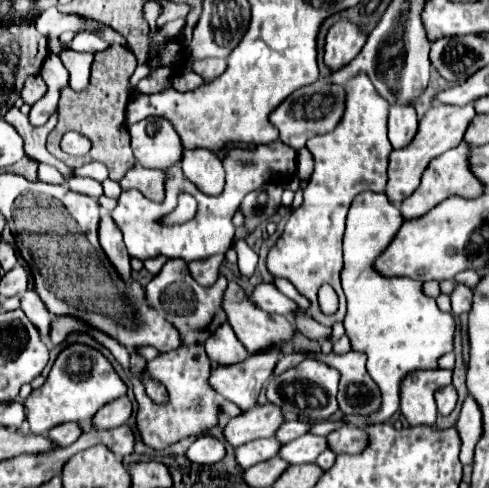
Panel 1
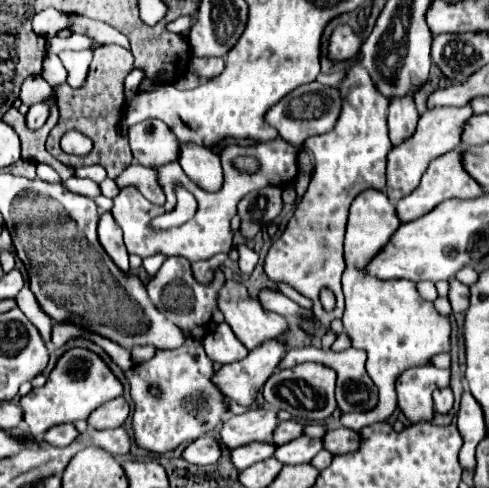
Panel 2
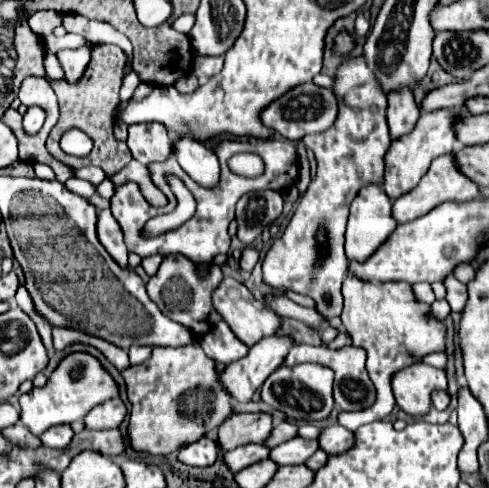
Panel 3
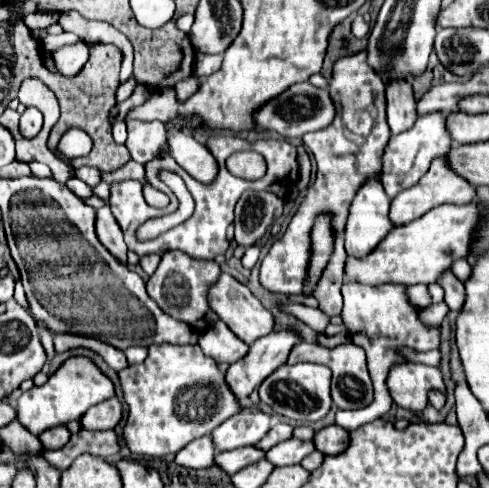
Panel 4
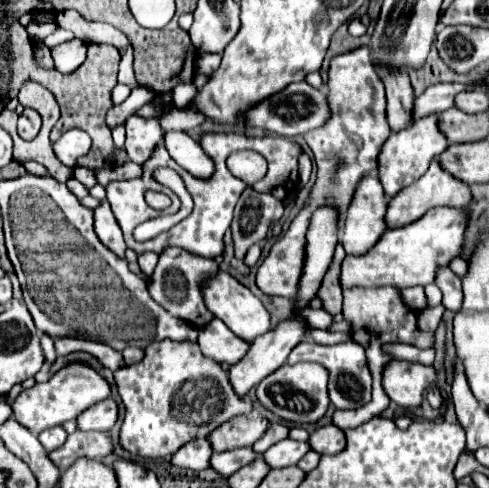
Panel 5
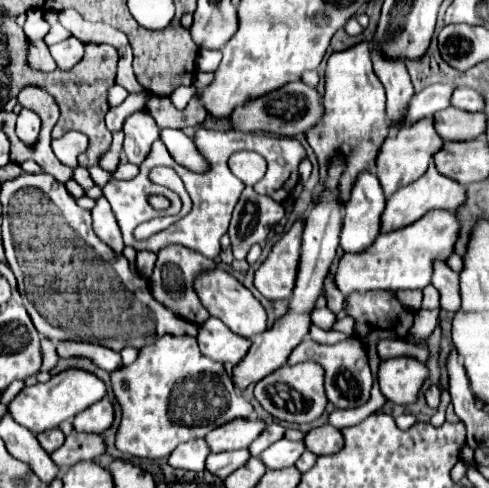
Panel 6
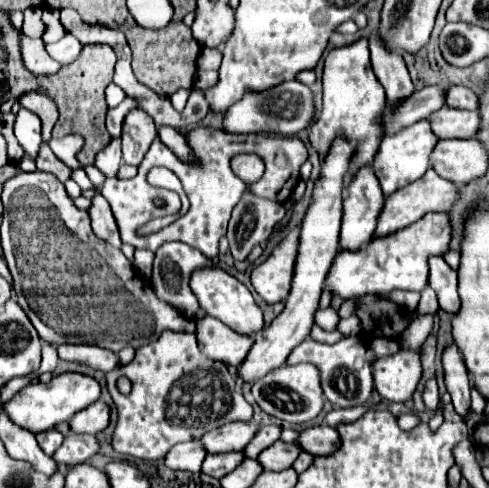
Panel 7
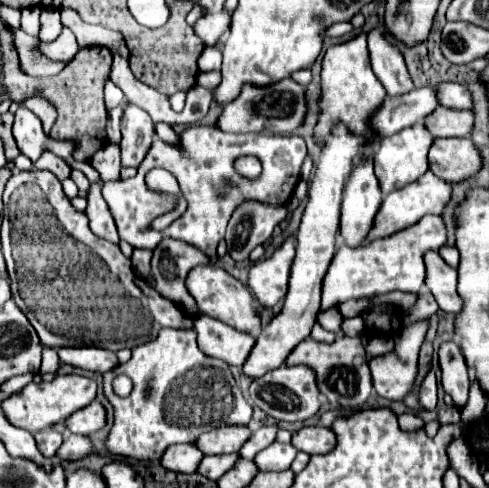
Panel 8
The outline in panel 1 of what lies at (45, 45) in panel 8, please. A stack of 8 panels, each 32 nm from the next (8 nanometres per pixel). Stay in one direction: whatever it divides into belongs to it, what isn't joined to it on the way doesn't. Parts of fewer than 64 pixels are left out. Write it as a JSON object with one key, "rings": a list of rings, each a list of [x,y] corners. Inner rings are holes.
{"rings":[[[64,50],[60,52],[60,60],[70,72],[70,86],[74,90],[82,90],[88,84],[90,76],[90,64],[92,64],[92,54],[90,52],[74,52],[74,50]]]}

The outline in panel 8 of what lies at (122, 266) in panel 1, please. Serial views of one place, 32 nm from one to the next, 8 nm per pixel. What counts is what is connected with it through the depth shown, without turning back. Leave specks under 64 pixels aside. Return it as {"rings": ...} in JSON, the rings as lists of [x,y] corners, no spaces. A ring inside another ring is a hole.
{"rings":[[[92,182],[90,184],[90,190],[88,190],[88,206],[86,206],[86,216],[90,220],[90,230],[104,238],[104,240],[110,240],[114,244],[118,244],[118,232],[116,232],[116,224],[112,220],[112,214],[108,212],[108,204],[104,202],[102,194],[100,194],[100,188],[102,184],[100,182]]]}

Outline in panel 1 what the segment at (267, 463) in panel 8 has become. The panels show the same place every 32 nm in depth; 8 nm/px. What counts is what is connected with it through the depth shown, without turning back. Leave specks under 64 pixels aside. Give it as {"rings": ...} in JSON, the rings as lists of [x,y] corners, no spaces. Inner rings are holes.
{"rings":[[[304,434],[288,444],[284,444],[278,450],[278,456],[282,460],[286,460],[288,464],[306,464],[306,462],[314,462],[316,456],[326,450],[326,438],[320,436],[312,436],[312,434]]]}

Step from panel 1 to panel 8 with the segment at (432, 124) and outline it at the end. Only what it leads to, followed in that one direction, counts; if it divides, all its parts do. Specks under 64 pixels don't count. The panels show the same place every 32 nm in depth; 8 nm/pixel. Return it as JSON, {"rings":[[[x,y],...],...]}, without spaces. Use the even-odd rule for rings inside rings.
{"rings":[[[418,122],[414,126],[400,130],[394,136],[380,140],[380,144],[374,152],[374,172],[376,172],[376,178],[380,182],[382,196],[388,196],[390,192],[408,186],[410,182],[418,180],[428,170],[428,158],[426,156],[428,156],[428,148],[432,144],[432,138],[434,136],[428,134],[428,130],[424,128],[424,122]]]}

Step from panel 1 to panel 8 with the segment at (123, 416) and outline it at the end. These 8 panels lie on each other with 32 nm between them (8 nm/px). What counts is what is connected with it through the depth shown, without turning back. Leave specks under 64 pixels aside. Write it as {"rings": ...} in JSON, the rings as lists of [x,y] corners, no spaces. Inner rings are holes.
{"rings":[[[90,402],[88,406],[76,410],[72,416],[68,416],[64,420],[64,424],[72,434],[88,436],[106,424],[106,412],[100,402]]]}

